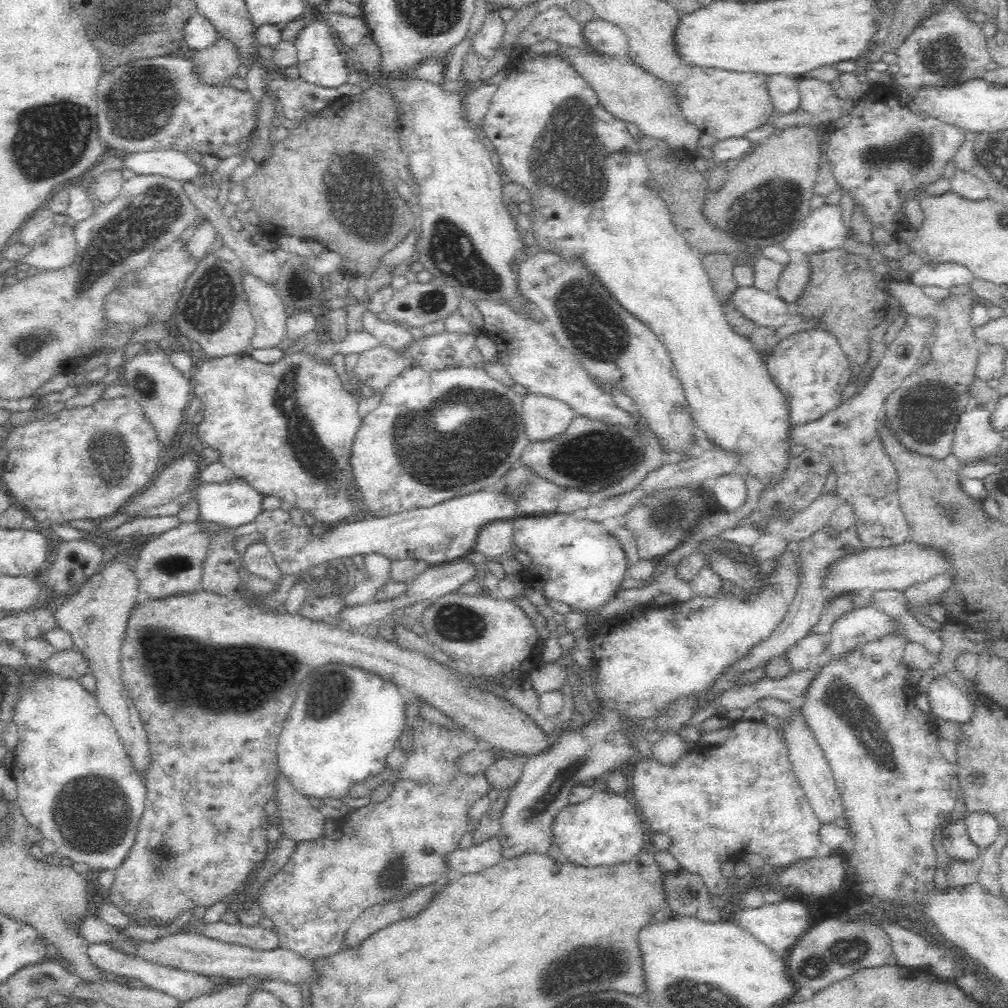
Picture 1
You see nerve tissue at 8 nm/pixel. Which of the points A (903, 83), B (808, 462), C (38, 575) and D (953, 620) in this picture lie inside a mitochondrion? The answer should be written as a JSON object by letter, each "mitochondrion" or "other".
{"A":"other","B":"other","C":"other","D":"other"}

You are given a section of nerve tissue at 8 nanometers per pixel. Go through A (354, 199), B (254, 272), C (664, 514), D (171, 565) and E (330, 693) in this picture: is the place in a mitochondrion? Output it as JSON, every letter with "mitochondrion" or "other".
{"A":"mitochondrion","B":"other","C":"mitochondrion","D":"mitochondrion","E":"mitochondrion"}

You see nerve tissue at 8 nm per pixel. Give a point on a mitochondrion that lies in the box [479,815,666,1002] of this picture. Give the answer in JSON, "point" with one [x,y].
{"point":[585,967]}

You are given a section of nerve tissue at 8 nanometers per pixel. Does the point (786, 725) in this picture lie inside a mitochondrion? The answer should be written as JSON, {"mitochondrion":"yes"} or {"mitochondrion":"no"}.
{"mitochondrion":"no"}

